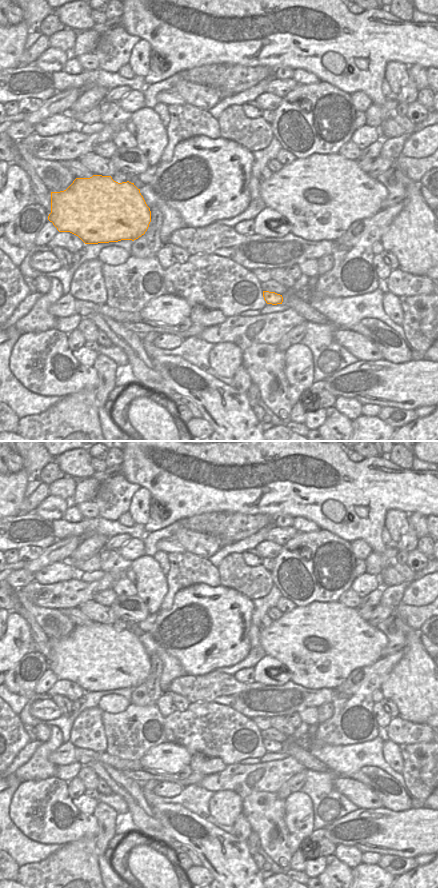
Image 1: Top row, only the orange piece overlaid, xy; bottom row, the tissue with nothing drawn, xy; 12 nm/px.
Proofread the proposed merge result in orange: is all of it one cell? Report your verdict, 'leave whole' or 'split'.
leave whole

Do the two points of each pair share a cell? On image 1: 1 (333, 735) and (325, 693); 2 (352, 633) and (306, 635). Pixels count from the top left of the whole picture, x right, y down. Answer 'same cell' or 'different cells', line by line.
1: different cells
2: same cell

